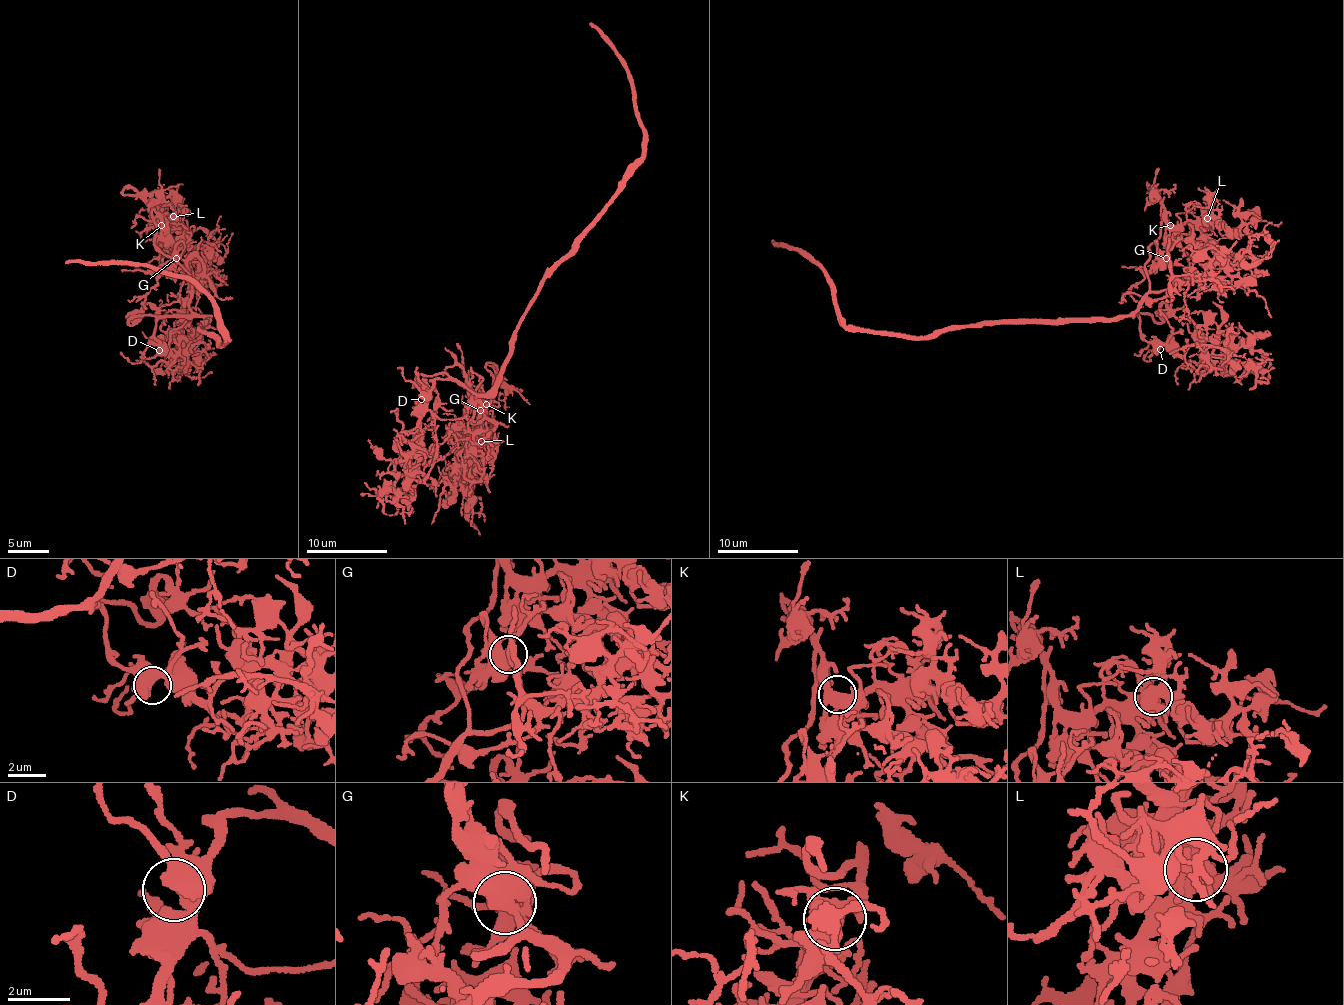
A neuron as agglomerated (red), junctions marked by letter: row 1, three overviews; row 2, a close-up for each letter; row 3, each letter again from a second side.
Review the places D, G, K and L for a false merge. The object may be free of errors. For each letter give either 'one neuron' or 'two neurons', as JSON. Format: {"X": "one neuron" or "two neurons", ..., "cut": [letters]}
{"D": "one neuron", "G": "one neuron", "K": "one neuron", "L": "one neuron", "cut": []}

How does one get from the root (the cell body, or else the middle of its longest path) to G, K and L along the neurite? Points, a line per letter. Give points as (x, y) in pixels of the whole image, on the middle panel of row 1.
G: (537, 292), (499, 377), (484, 394), (478, 394), (481, 402), (472, 423), (481, 423), (480, 410)
K: (537, 292), (499, 377), (478, 394), (482, 405), (491, 403), (489, 396), (482, 398), (486, 412), (486, 404)
L: (537, 292), (499, 377), (469, 406), (471, 435), (476, 438), (472, 431), (473, 439), (482, 441)

